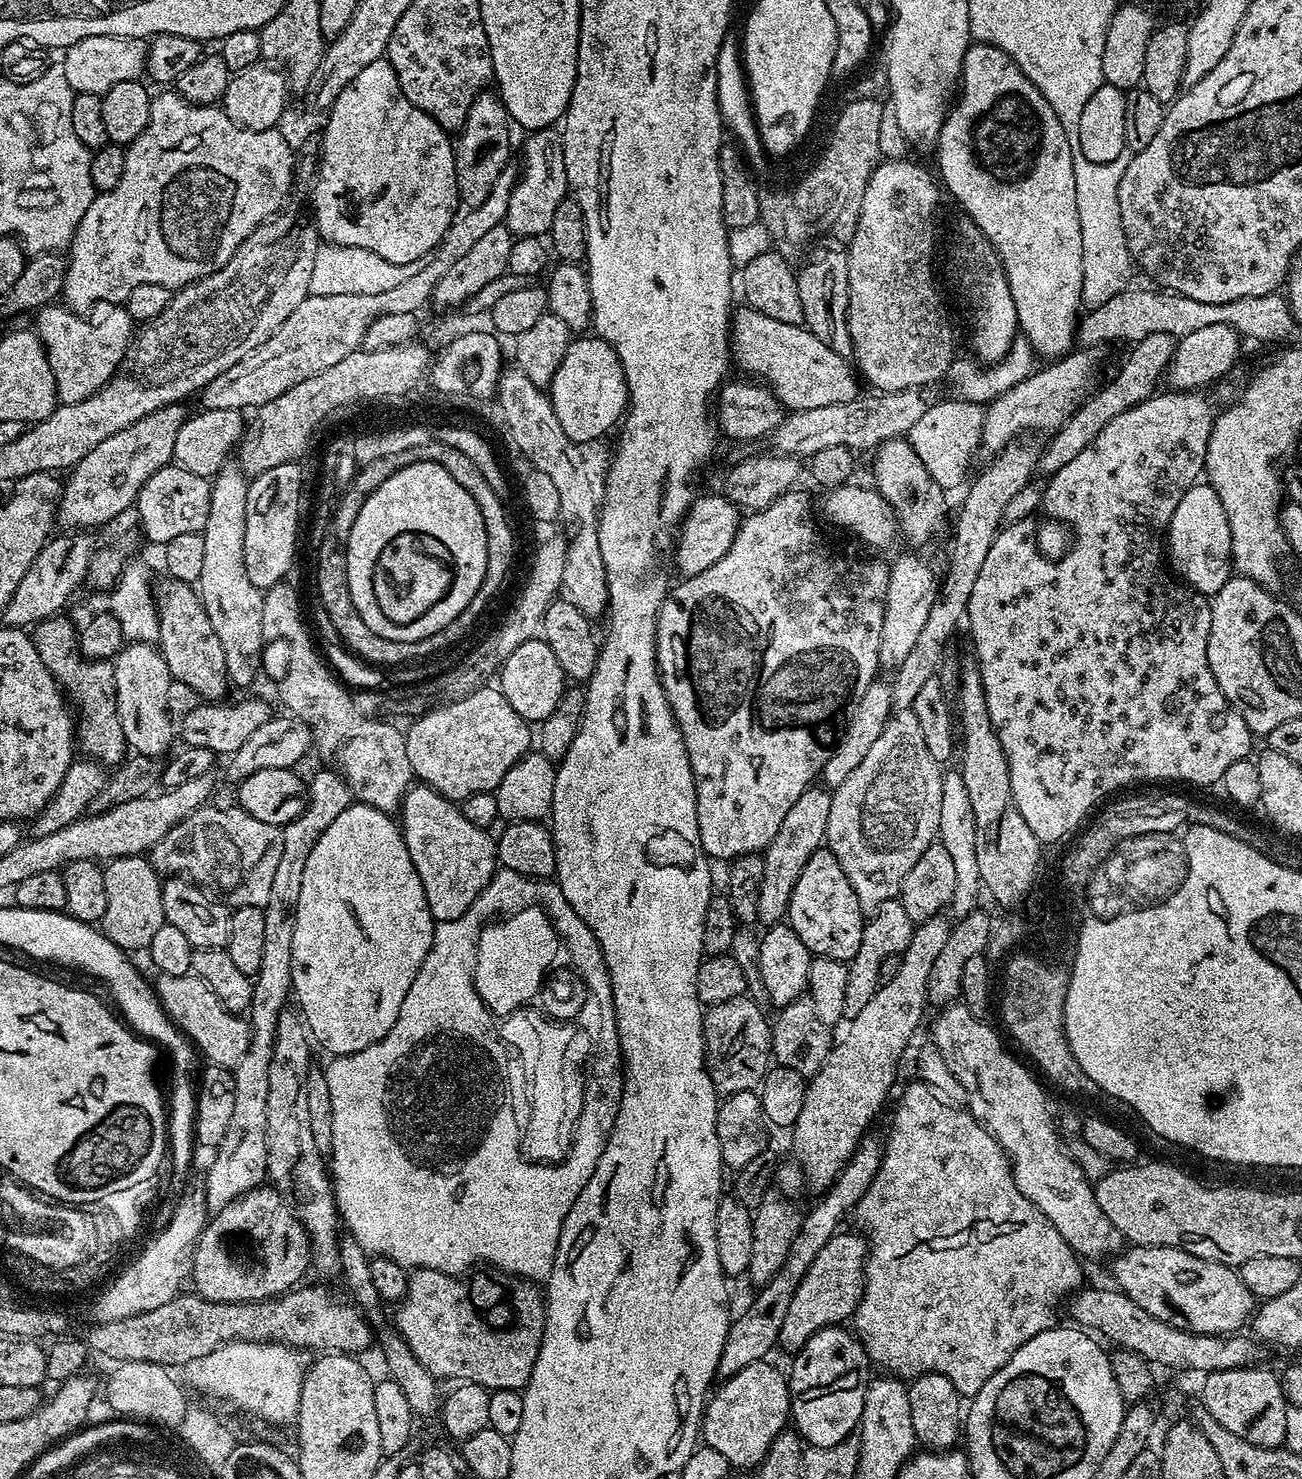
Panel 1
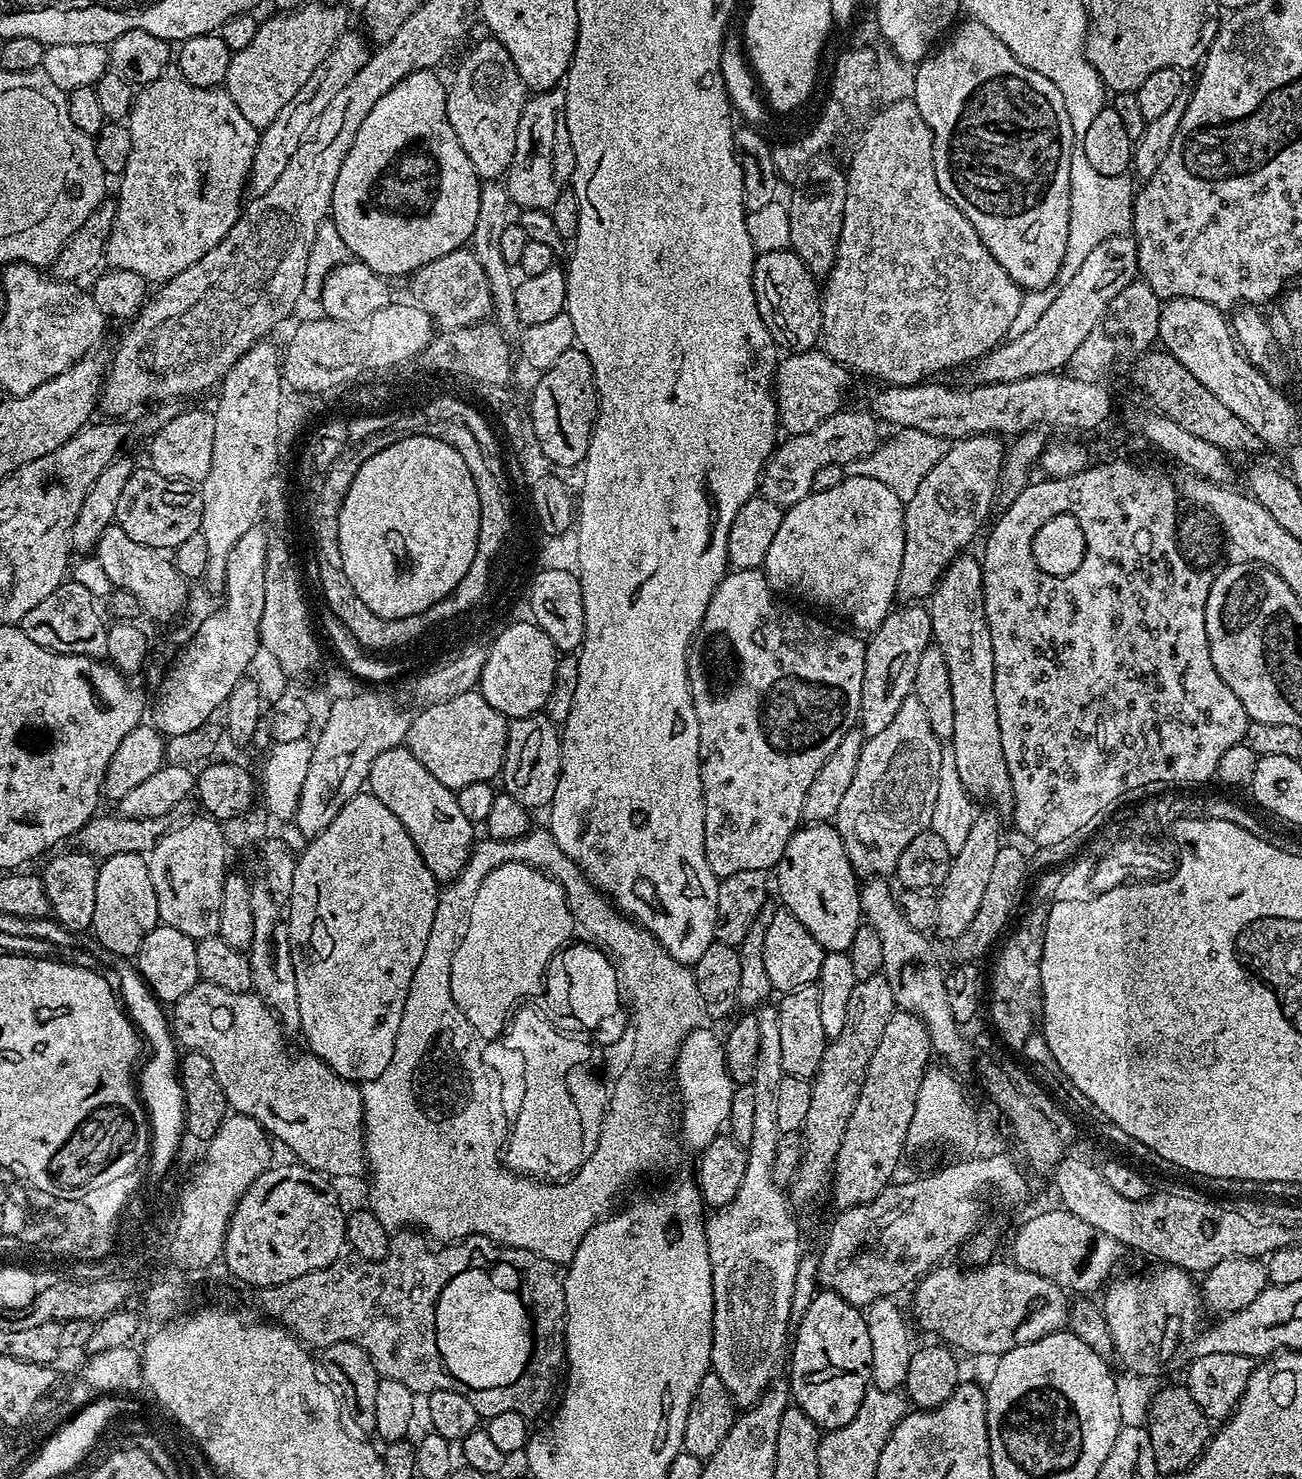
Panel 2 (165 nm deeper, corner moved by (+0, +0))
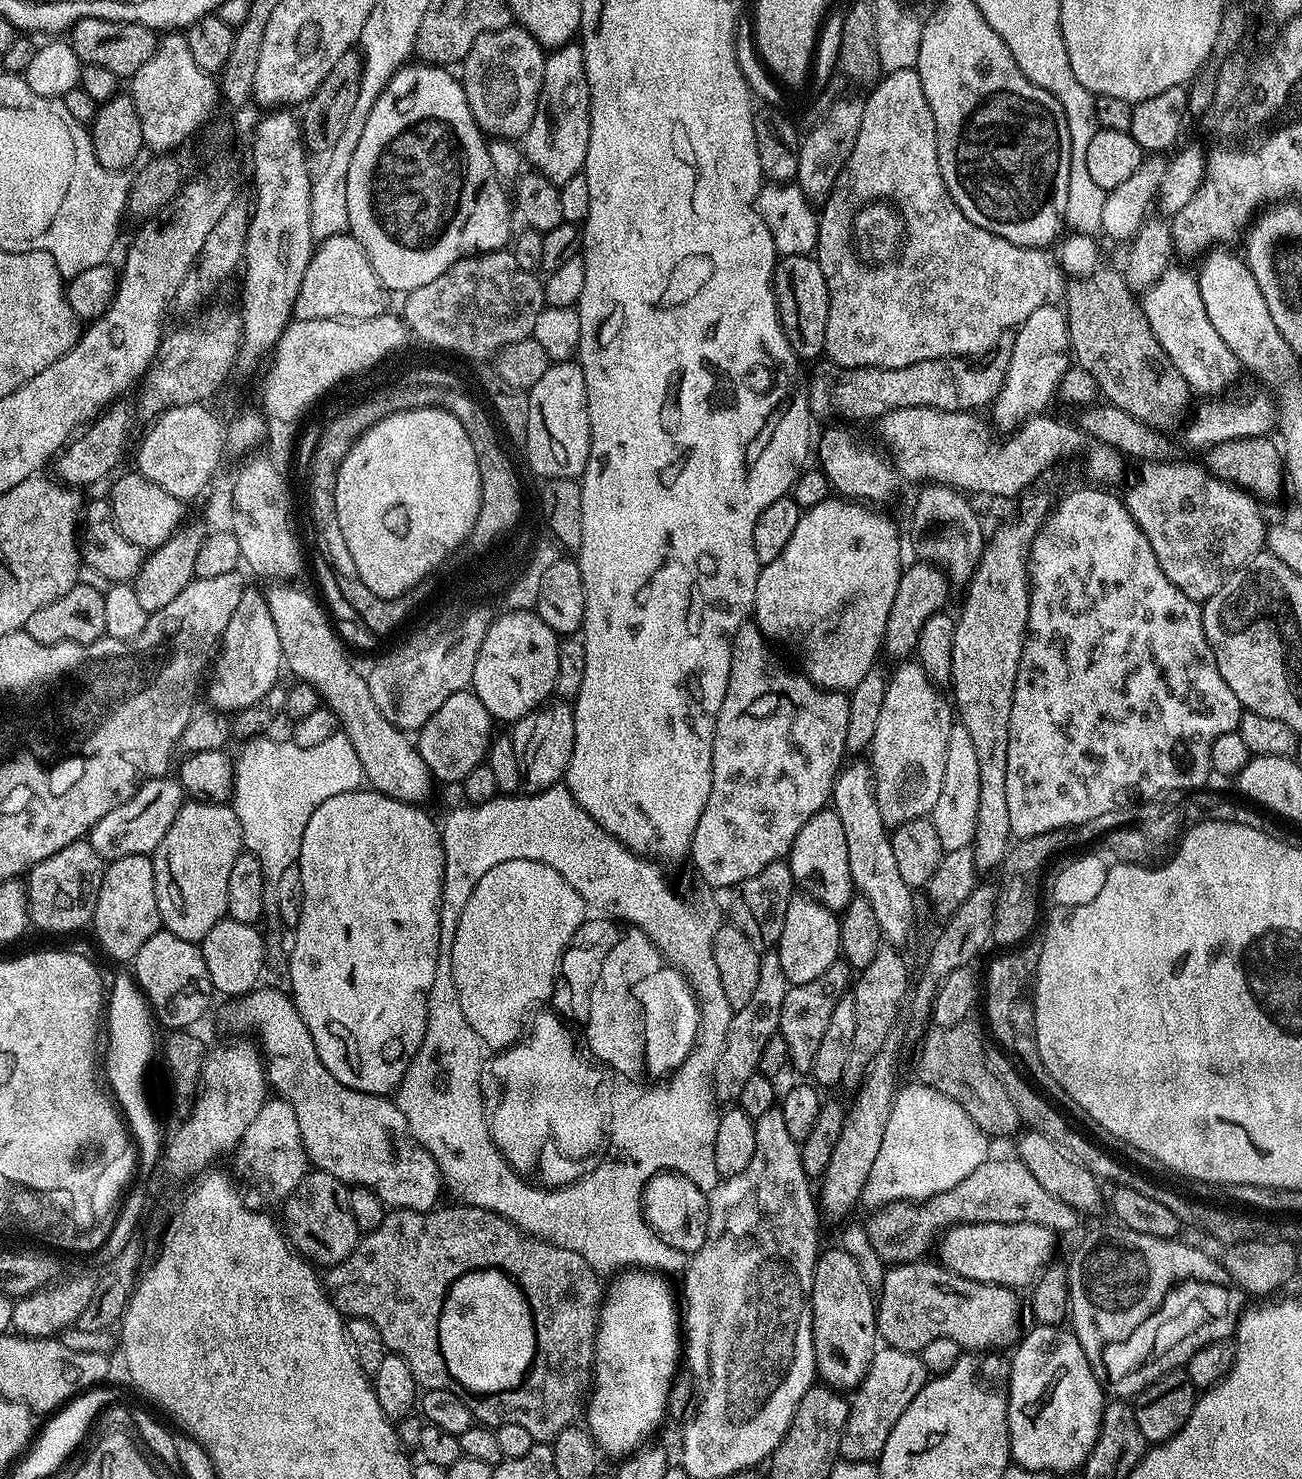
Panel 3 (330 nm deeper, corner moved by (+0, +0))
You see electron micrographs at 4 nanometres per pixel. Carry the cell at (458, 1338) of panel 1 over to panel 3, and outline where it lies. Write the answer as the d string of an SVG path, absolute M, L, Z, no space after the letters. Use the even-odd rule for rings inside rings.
M463 1202L453 1205L453 1208L437 1206L430 1212L419 1212L413 1208L389 1211L383 1222L367 1233L345 1260L331 1265L325 1271L328 1273L323 1273L322 1287L333 1306L345 1317L372 1320L374 1326L378 1326L378 1334L382 1334L385 1349L393 1356L400 1356L406 1366L410 1366L410 1374L414 1374L417 1385L426 1390L450 1390L450 1380L446 1378L442 1360L436 1354L434 1338L434 1318L444 1286L448 1290L448 1280L452 1286L452 1278L470 1266L496 1262L498 1266L508 1268L514 1274L514 1288L526 1306L532 1330L532 1354L526 1364L526 1384L514 1394L482 1402L468 1400L466 1406L470 1406L473 1417L481 1425L514 1422L529 1432L532 1441L551 1442L563 1428L575 1421L572 1419L579 1412L581 1415L581 1405L585 1403L590 1388L594 1371L594 1335L598 1307L602 1302L602 1284L600 1288L596 1281L597 1269L591 1268L582 1254L574 1254L574 1250L566 1250L562 1246L529 1236L496 1212Z

